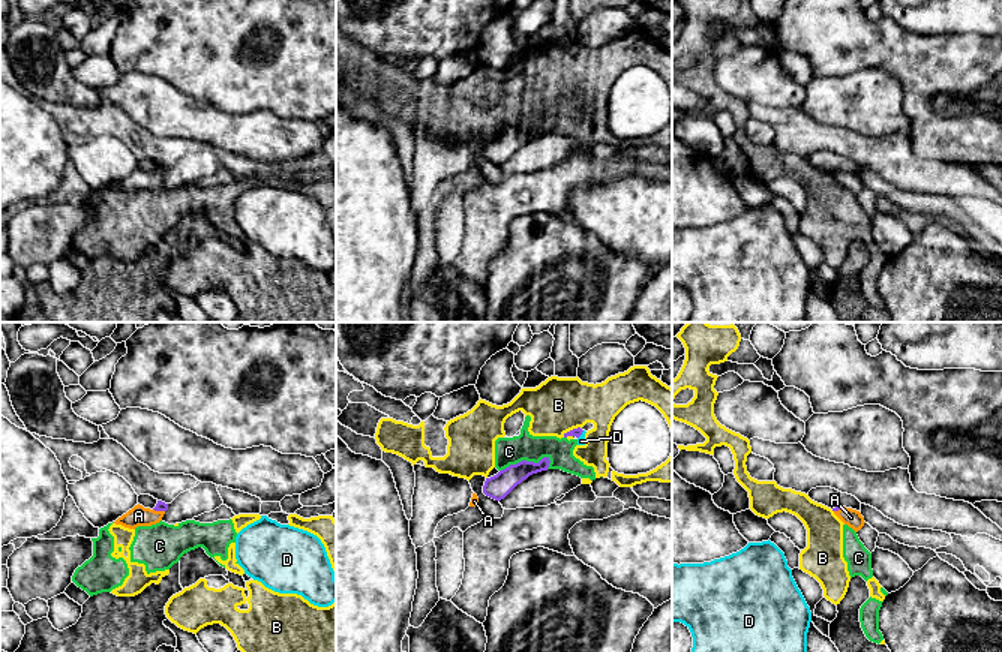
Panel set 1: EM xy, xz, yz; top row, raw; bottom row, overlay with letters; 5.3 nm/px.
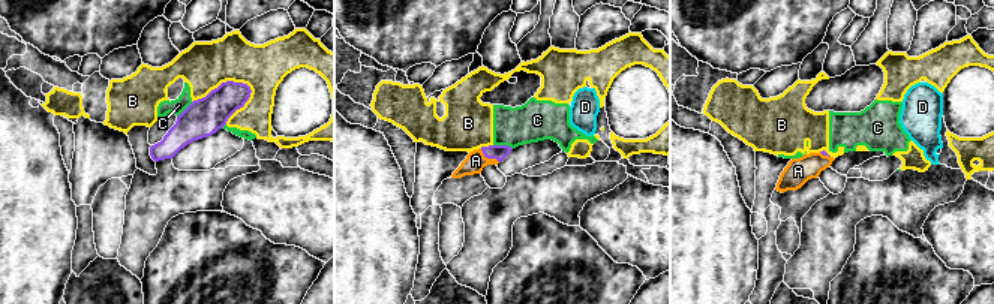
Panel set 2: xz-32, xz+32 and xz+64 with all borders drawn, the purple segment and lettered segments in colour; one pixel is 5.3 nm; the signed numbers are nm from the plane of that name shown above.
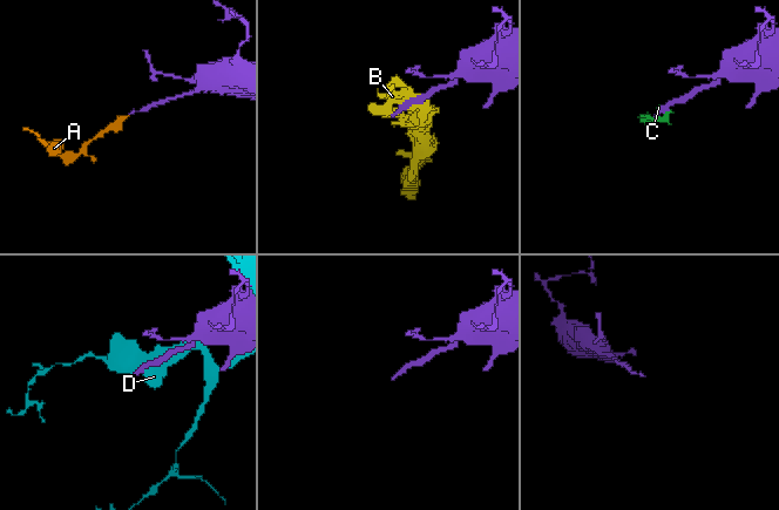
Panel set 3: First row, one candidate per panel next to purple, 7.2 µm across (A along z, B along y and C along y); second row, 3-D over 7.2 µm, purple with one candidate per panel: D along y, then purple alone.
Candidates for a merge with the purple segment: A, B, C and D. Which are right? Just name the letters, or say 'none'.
A

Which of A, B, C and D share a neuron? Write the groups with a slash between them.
A / B C / D

